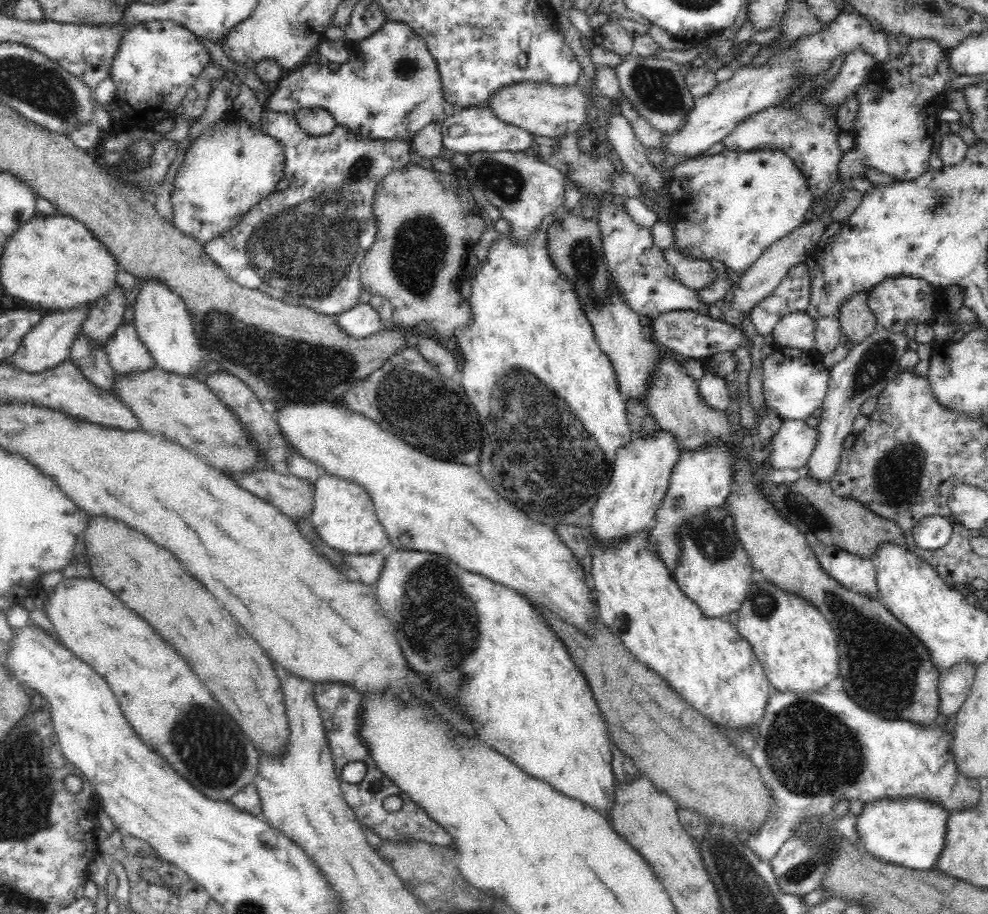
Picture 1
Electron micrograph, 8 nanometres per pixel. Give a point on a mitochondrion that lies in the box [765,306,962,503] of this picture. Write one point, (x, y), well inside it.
(876, 363)

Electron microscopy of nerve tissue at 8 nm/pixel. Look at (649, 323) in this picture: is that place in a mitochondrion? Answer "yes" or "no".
no

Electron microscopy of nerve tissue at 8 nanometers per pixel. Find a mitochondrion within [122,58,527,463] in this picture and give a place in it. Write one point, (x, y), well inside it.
(308, 253)

